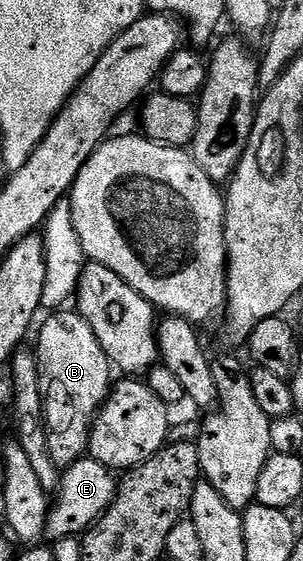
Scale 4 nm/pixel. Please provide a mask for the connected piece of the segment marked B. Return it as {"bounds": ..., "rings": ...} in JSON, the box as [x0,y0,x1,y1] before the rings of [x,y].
{"bounds":[38,310,112,470],"rings":[[[58,310],[42,324],[38,332],[38,340],[42,344],[50,344],[50,372],[48,368],[48,387],[44,392],[44,407],[47,421],[62,420],[62,424],[53,425],[50,434],[50,456],[54,465],[60,470],[71,468],[77,460],[87,455],[90,446],[90,429],[94,426],[94,417],[106,402],[112,387],[110,372],[112,365],[104,354],[100,342],[96,342],[96,334],[92,334],[92,326],[77,311]]]}

